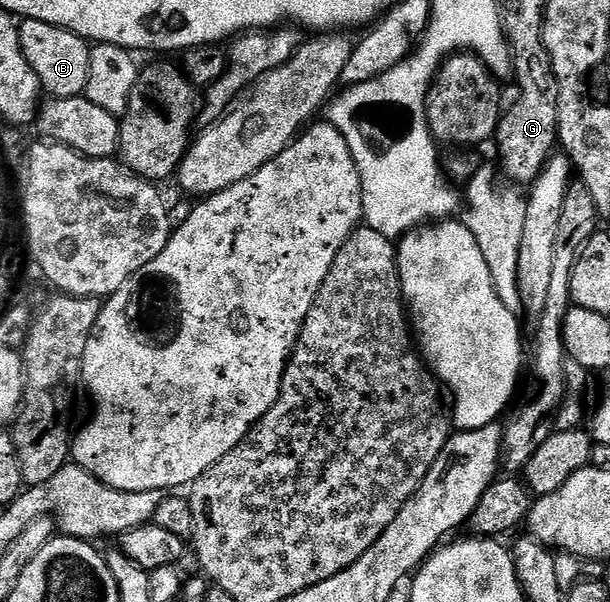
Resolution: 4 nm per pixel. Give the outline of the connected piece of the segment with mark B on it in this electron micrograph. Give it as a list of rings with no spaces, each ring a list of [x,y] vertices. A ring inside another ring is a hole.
[[[25,19],[18,27],[20,48],[39,78],[41,89],[52,98],[76,98],[85,95],[90,71],[91,43],[79,34],[73,34],[44,20]]]

